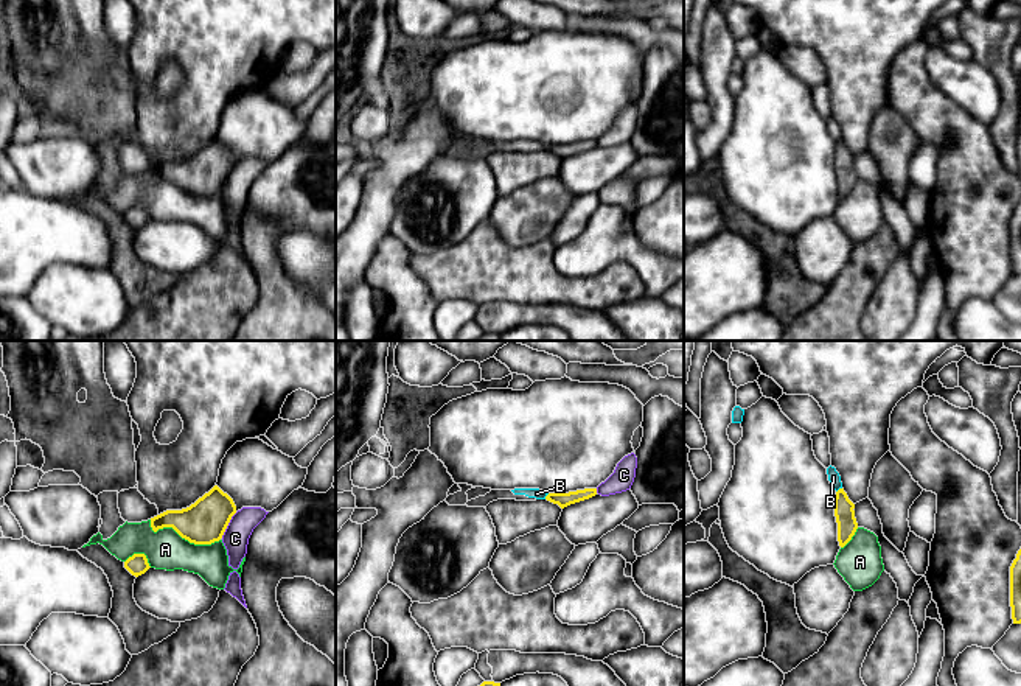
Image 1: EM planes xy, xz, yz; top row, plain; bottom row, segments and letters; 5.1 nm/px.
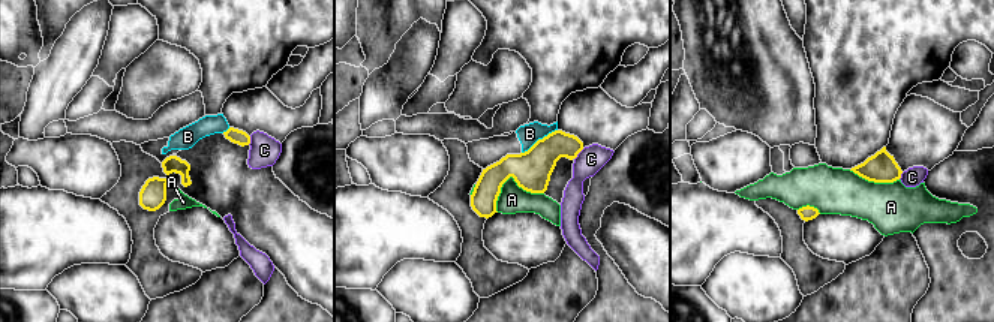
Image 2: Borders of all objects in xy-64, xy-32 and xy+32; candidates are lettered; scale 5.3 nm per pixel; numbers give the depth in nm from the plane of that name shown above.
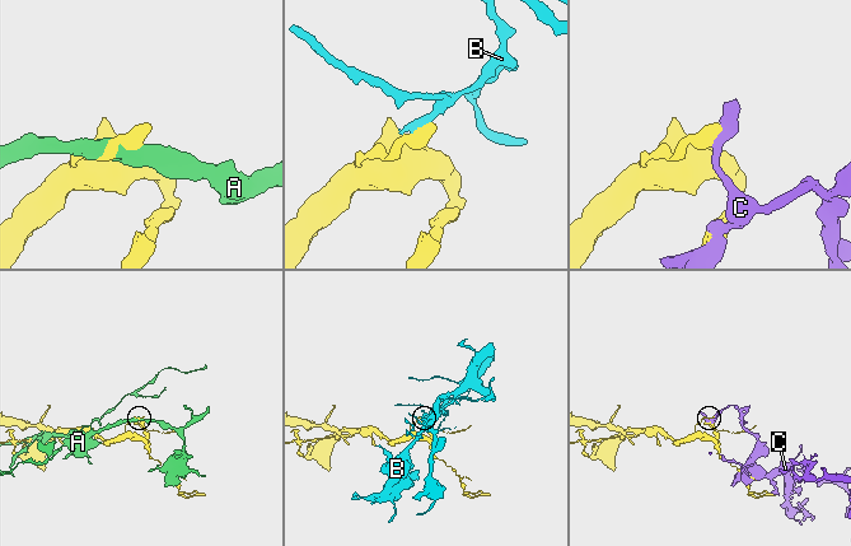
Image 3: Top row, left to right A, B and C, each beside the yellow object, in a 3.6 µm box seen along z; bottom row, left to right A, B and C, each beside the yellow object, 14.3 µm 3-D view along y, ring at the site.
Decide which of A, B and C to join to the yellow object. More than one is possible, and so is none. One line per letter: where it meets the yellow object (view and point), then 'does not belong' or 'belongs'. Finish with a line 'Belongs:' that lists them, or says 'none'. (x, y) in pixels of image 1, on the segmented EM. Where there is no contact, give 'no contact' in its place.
A: meets yellow in xy at (182, 537); does not belong
B: meets yellow in xz at (546, 496); does not belong
C: meets yellow in xy at (227, 524); does not belong
Belongs: none

